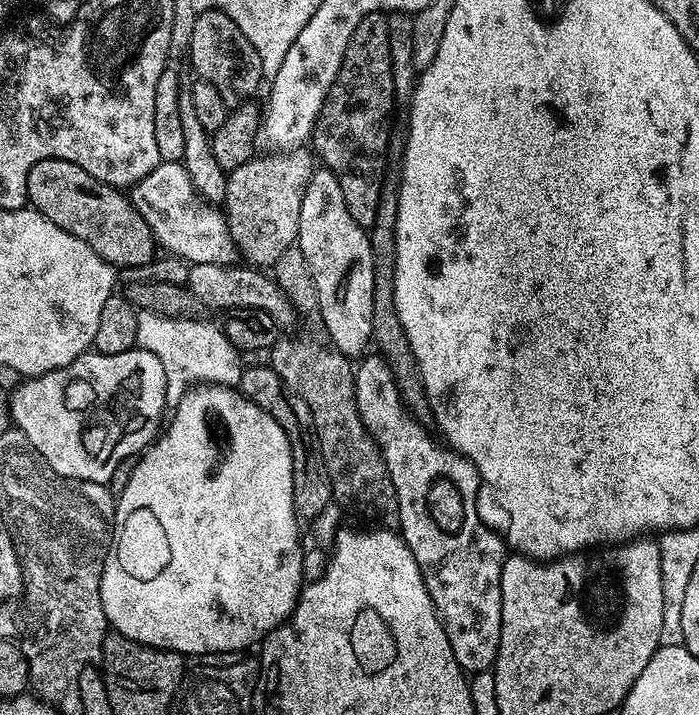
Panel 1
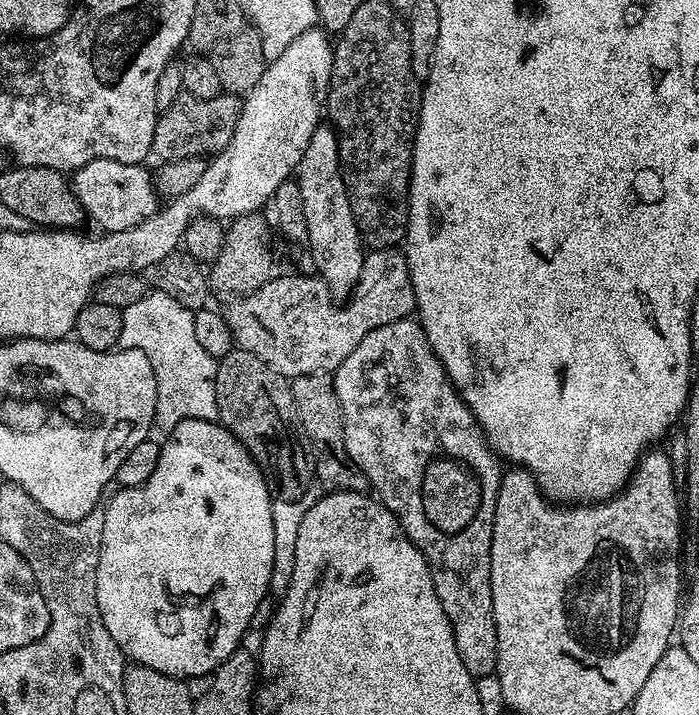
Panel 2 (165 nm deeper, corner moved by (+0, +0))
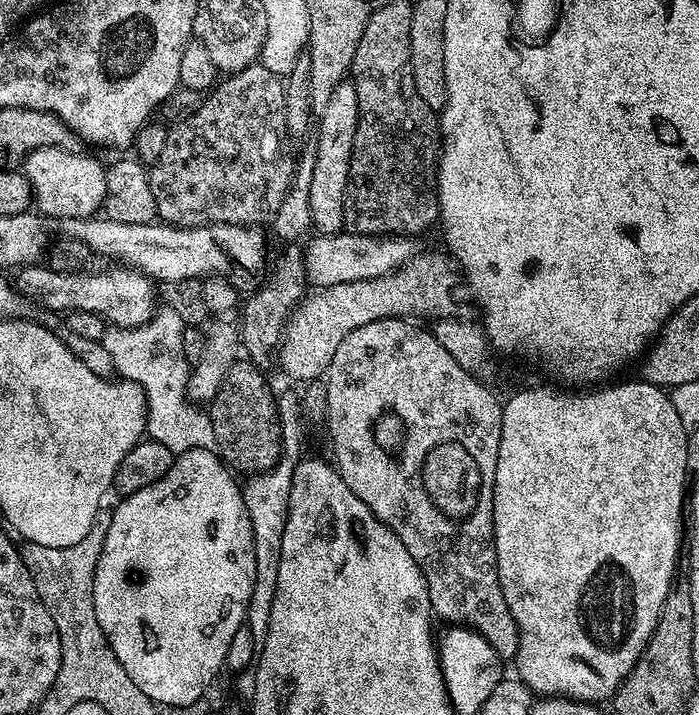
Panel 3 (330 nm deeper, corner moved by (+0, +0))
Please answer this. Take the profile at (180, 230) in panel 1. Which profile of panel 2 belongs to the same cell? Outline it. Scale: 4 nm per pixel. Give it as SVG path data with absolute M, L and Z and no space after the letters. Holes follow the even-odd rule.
M92 160L86 166L77 168L70 183L73 192L80 199L84 215L104 232L130 230L158 211L157 193L154 191L154 176L147 172L144 164L127 164L113 160Z

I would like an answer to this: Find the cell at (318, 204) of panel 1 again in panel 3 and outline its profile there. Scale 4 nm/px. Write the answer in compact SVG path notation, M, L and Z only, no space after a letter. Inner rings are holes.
M345 78L342 82L338 82L338 86L334 86L334 90L330 90L330 99L326 102L326 110L322 110L322 114L315 121L314 132L317 136L314 137L316 146L316 157L314 158L314 175L310 182L310 214L312 215L312 226L317 233L320 234L335 234L344 228L344 199L346 198L346 182L350 174L350 154L354 146L354 134L358 130L358 94L354 94L354 86L351 79Z

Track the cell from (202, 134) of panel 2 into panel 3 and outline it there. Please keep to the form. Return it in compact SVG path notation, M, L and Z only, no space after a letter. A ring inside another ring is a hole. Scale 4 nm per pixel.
M259 62L246 66L235 74L228 74L215 85L212 91L203 97L204 105L193 114L189 120L184 120L176 129L172 128L166 138L162 154L155 164L151 165L148 173L150 190L154 194L156 215L165 224L172 224L175 228L201 228L204 224L242 224L245 226L264 226L275 216L278 206L282 206L282 198L286 198L286 190L292 184L294 160L288 157L288 143L290 137L286 130L286 98L284 97L285 81L281 77L266 70L266 66Z

